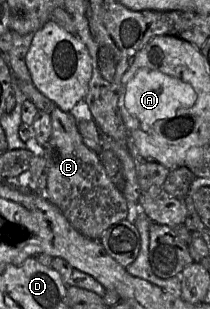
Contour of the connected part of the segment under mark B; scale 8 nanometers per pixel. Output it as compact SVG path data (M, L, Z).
M55 107L51 113L51 137L40 153L47 166L46 198L57 206L71 225L84 236L99 240L113 224L127 219L128 202L122 190L109 178L97 153L87 147L70 112Z

